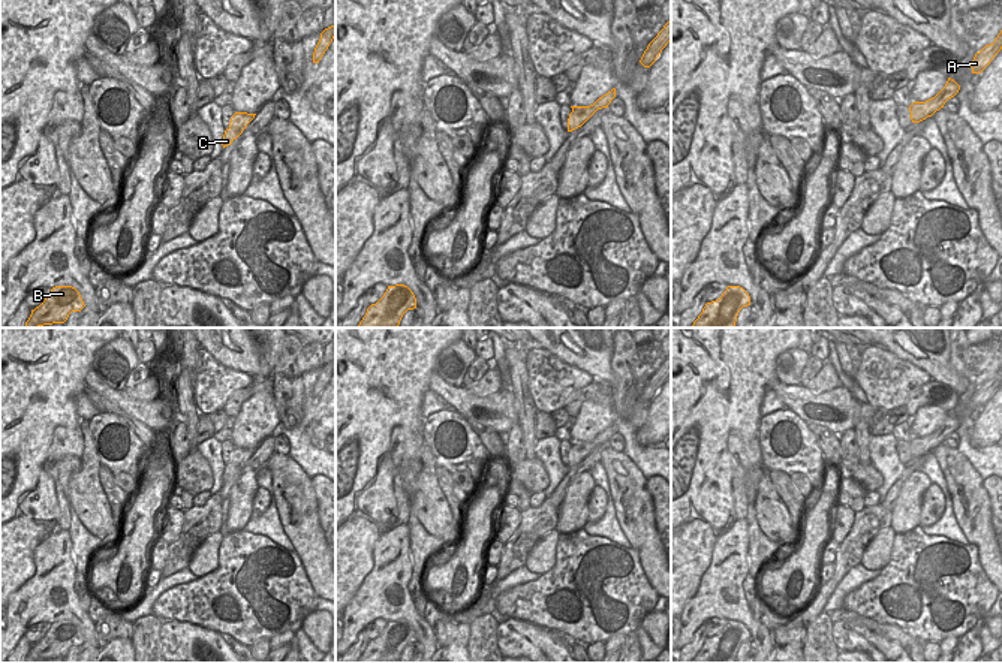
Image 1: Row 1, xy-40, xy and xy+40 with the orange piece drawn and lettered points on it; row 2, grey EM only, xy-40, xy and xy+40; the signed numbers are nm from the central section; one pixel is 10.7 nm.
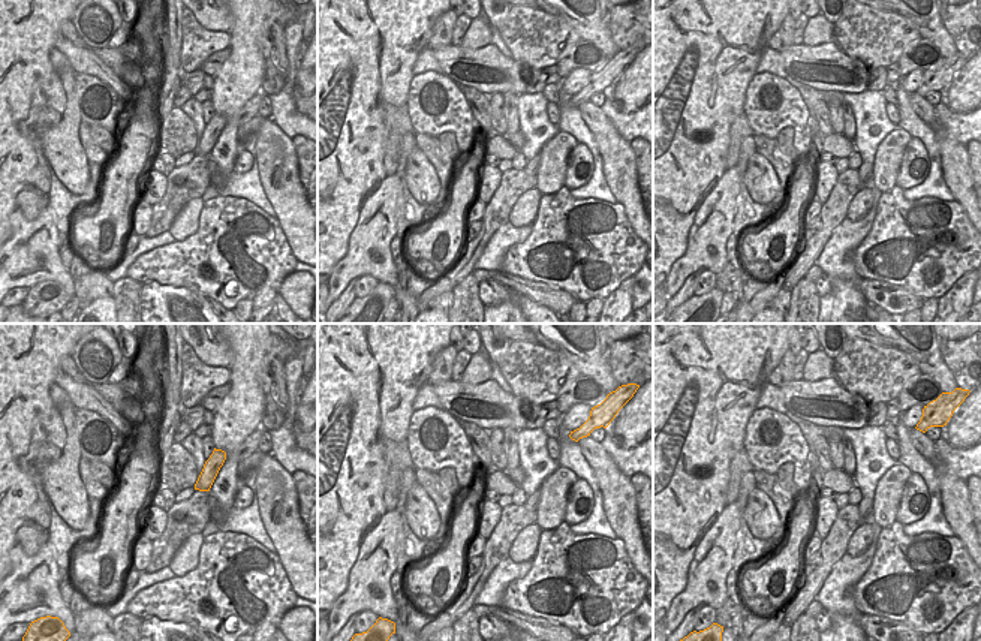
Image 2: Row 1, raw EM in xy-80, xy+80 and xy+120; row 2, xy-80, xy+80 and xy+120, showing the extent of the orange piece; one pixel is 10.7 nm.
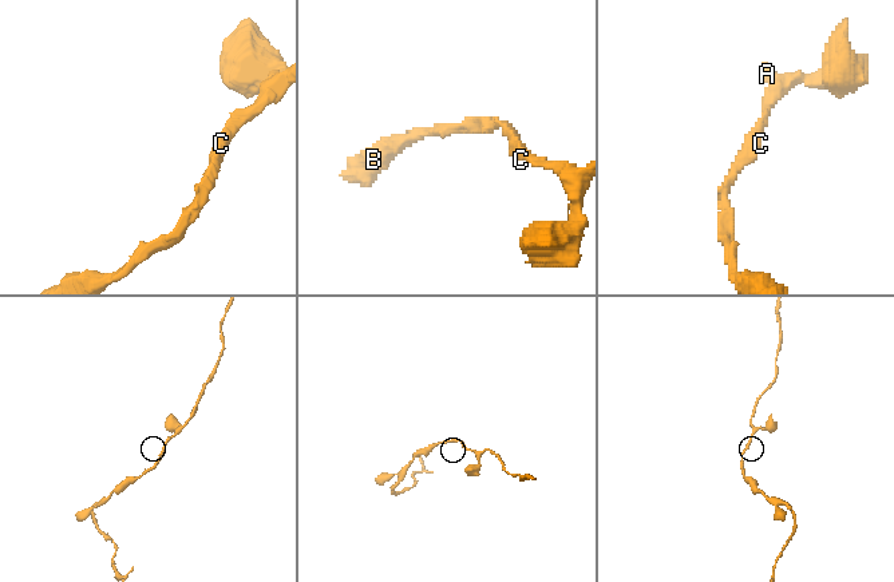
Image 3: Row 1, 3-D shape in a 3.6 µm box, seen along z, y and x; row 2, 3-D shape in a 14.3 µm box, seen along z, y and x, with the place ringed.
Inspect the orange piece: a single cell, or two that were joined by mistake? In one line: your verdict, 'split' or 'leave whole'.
leave whole

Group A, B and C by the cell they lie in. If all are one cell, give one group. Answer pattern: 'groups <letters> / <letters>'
groups A B C

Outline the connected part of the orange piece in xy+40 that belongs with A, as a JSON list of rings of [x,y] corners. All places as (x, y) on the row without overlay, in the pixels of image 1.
[[[1002,365],[993,379],[986,380],[980,388],[975,389],[971,398],[972,409],[981,409],[1001,385],[1002,385]]]

